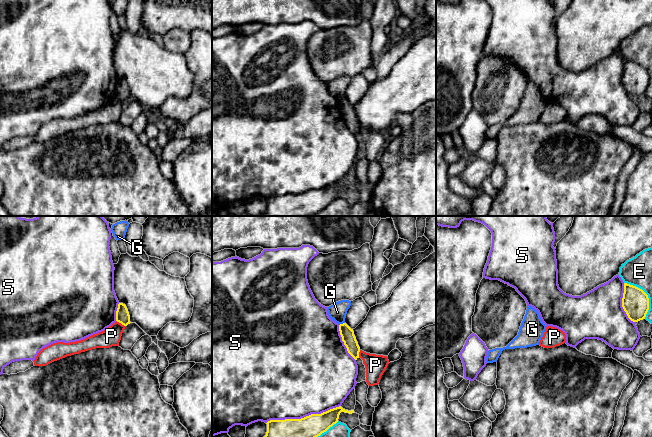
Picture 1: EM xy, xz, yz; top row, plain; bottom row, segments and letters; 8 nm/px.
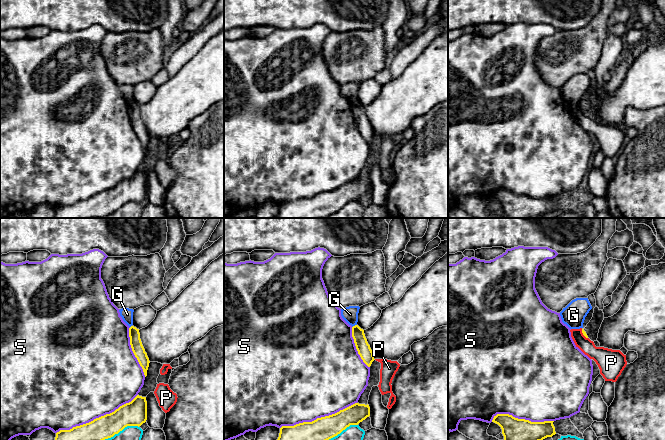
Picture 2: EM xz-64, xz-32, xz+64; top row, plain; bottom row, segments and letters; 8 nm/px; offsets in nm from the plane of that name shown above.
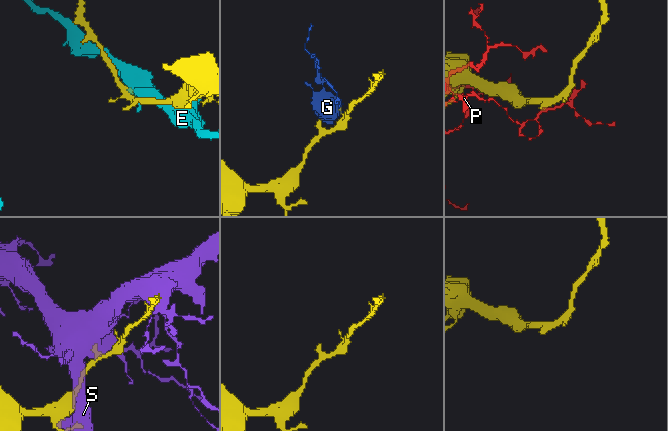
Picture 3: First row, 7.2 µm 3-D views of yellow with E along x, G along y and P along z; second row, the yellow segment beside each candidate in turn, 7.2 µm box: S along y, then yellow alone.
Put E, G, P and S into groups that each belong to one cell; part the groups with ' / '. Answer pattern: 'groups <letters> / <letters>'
groups E / G / P / S

